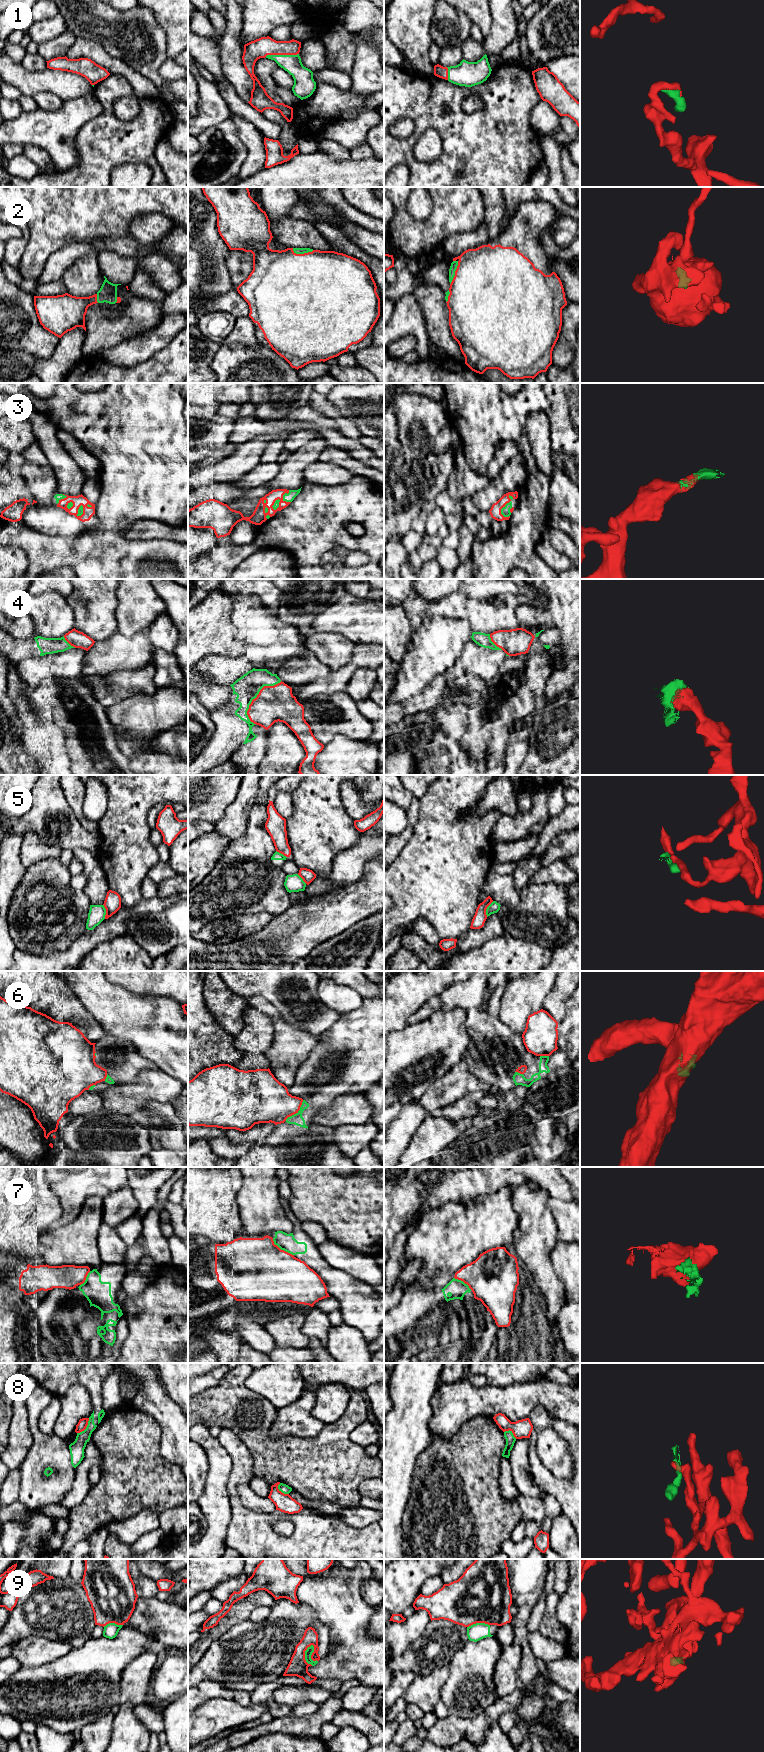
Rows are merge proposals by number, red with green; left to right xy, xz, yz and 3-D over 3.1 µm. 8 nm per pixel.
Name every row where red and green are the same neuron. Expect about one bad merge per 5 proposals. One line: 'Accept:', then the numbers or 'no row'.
Accept: 1, 2, 3, 4

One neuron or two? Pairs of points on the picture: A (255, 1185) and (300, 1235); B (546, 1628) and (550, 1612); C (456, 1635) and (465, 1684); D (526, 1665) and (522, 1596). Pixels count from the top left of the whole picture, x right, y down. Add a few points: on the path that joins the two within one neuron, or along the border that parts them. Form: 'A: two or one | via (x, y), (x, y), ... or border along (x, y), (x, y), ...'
A: two | border along (281, 1205), (284, 1215), (292, 1225), (289, 1234)
B: one | via (550, 1624), (550, 1616)
C: two | border along (468, 1639), (453, 1656), (448, 1666)
D: one | via (526, 1648), (522, 1639), (522, 1613)

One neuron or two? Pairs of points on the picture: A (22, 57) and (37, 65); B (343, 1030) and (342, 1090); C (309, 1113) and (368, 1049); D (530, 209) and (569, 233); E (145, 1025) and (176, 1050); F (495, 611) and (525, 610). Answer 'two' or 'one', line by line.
A: one
B: one
C: one
D: two
E: one
F: two

